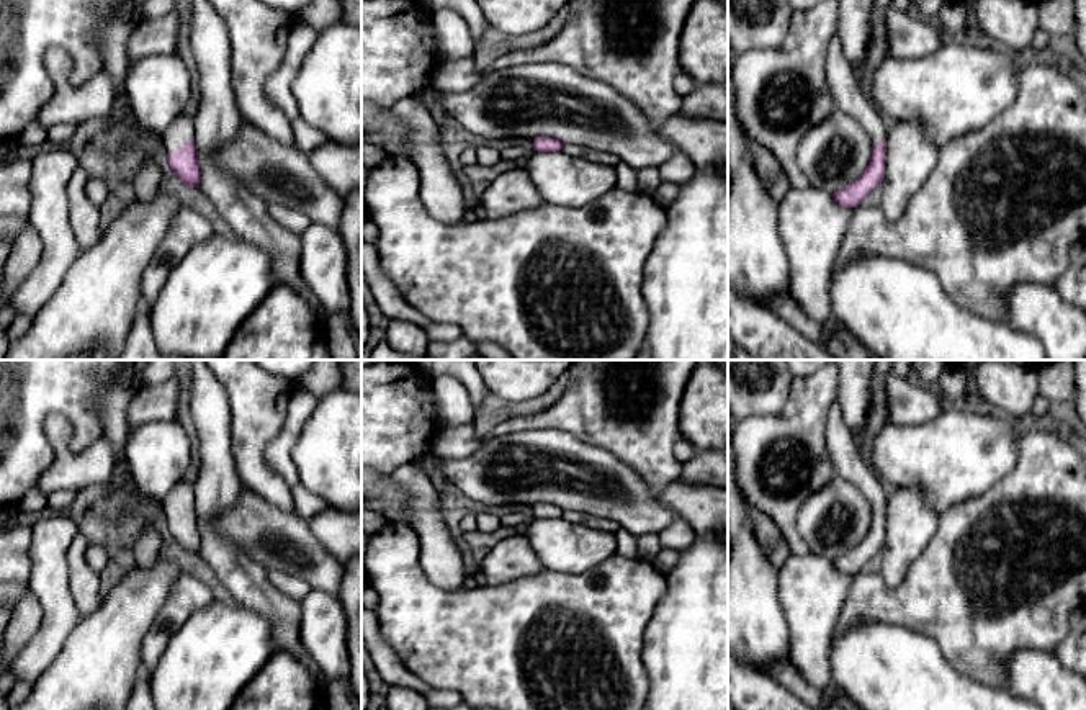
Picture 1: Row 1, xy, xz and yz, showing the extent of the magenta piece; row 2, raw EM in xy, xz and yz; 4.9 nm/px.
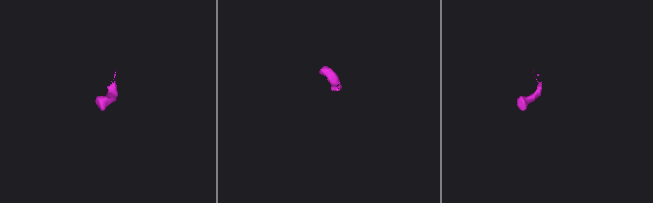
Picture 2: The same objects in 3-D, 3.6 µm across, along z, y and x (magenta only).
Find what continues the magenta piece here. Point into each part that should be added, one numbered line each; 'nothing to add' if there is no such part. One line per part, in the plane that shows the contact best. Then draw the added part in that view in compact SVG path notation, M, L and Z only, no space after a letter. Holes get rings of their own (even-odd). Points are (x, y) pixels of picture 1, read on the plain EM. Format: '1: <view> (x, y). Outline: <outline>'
1: xy (182, 496). Outline: M182 479L164 499L162 507L165 519L175 520L185 509L195 507L195 488L186 479Z

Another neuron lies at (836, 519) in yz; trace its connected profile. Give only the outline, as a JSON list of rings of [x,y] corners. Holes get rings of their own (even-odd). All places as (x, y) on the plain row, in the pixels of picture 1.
[[[834,476],[805,501],[797,527],[810,551],[834,561],[865,538],[872,519],[865,494],[854,483]]]

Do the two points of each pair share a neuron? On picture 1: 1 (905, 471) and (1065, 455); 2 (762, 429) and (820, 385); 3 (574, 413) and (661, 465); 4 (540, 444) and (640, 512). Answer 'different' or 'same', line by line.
1: different
2: same
3: same
4: same

